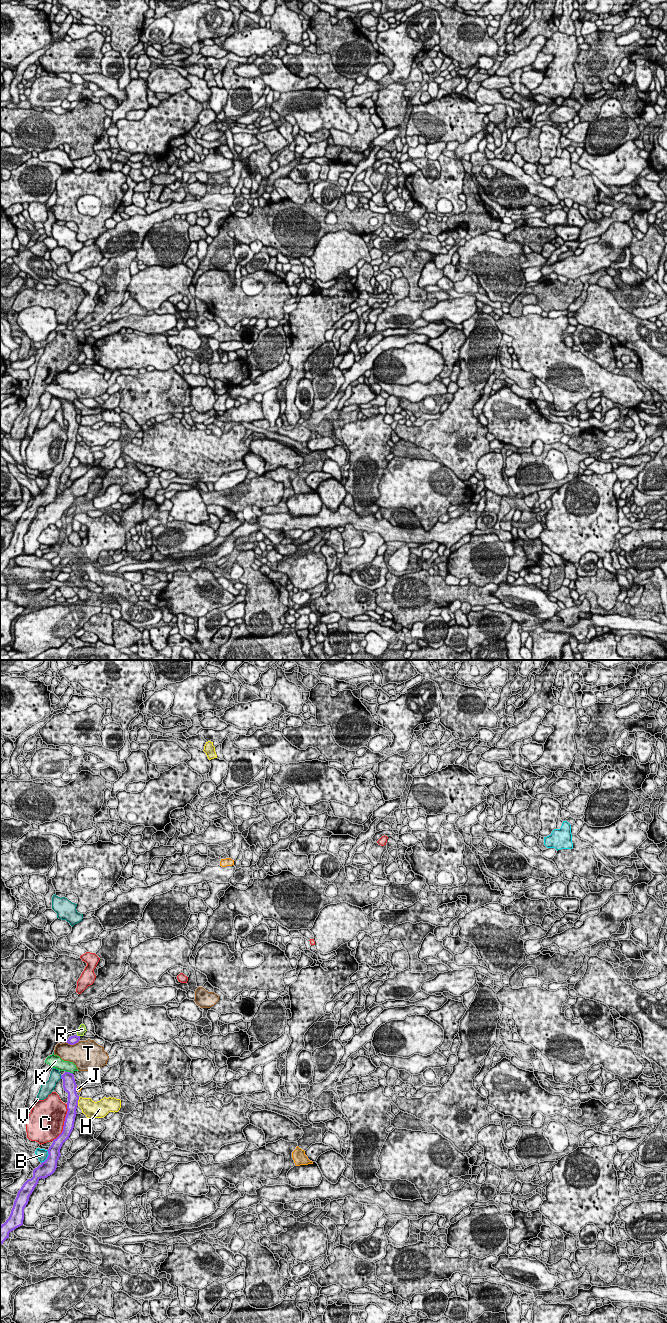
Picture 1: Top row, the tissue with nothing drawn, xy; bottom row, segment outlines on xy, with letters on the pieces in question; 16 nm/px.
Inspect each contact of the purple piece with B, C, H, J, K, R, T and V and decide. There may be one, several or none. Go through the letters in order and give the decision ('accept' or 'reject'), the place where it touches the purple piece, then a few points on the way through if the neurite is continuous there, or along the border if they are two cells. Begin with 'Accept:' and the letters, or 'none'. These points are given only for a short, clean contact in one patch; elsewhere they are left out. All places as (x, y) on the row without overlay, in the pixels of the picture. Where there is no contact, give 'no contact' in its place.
Accept: none
B: reject; meets purple in xy at (47, 485)
C: reject; meets purple in xy at (64, 451)
H: reject; meets purple in xy at (77, 429); border along xy (79, 425), (77, 433)
J: reject; meets purple in xy at (75, 417); border along xy (77, 415), (75, 418)
K: reject; meets purple in xy at (69, 400); border along xy (65, 398), (72, 401)
R: reject; meets purple in xy at (78, 364); border along xy (76, 363), (79, 364)
T: reject; meets purple in xy at (72, 372)
V: reject; meets purple in xy at (61, 405)

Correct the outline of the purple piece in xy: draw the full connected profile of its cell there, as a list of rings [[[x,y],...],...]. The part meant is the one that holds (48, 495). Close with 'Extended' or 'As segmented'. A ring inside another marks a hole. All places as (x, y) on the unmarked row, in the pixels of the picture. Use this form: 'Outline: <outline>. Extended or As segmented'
Outline: [[[65,399],[65,401],[61,403],[61,407],[63,408],[64,419],[68,421],[68,439],[65,445],[63,459],[53,468],[52,473],[47,478],[49,482],[47,487],[33,498],[33,505],[28,507],[18,519],[9,546],[0,554],[0,573],[9,566],[9,561],[11,559],[23,553],[24,536],[28,532],[30,523],[41,506],[45,507],[55,500],[57,489],[61,484],[60,477],[63,471],[69,467],[74,456],[75,445],[77,442],[76,437],[79,428],[79,424],[76,421],[77,413],[73,401]]]. As segmented

